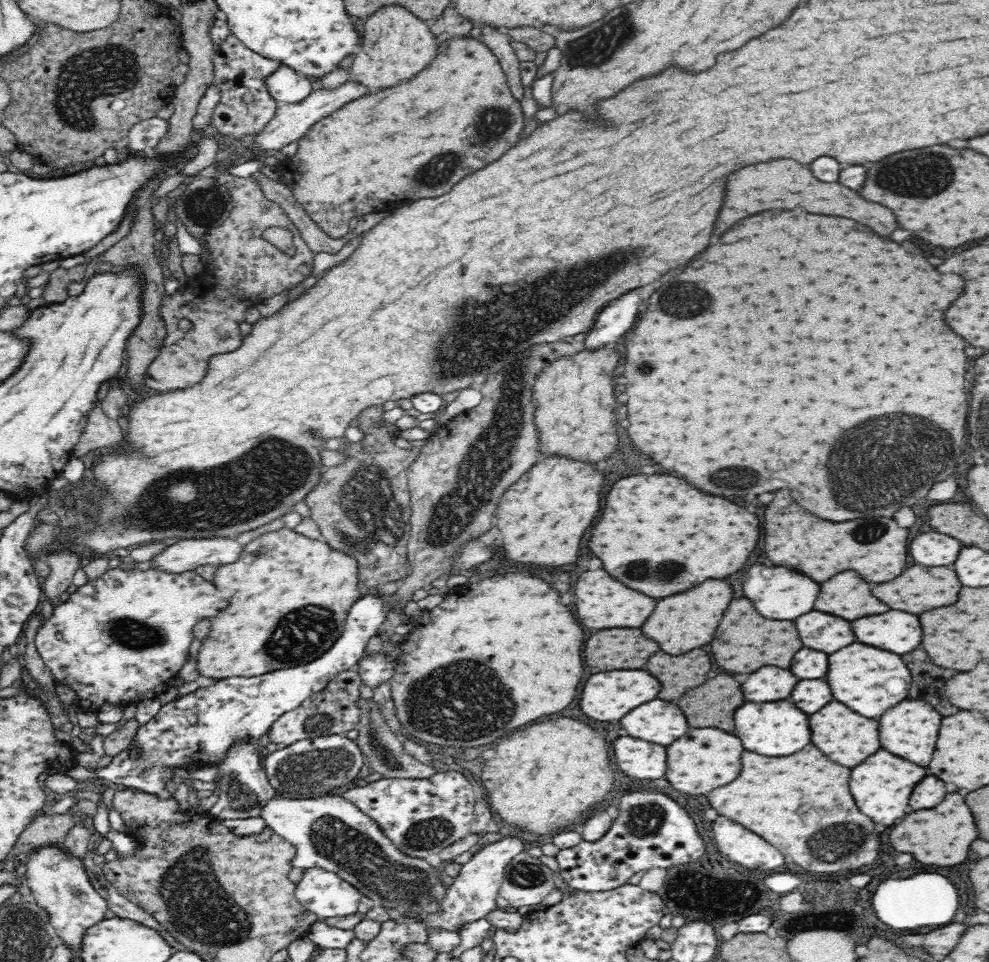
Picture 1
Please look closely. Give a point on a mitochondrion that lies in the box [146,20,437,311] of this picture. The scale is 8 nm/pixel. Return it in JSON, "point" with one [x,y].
{"point":[203,207]}

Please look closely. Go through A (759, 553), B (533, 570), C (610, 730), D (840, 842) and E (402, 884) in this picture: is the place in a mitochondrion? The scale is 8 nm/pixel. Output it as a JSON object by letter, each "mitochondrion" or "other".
{"A":"other","B":"other","C":"other","D":"mitochondrion","E":"mitochondrion"}

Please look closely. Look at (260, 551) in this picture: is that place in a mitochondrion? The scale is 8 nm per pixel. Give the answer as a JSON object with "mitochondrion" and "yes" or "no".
{"mitochondrion":"yes"}

